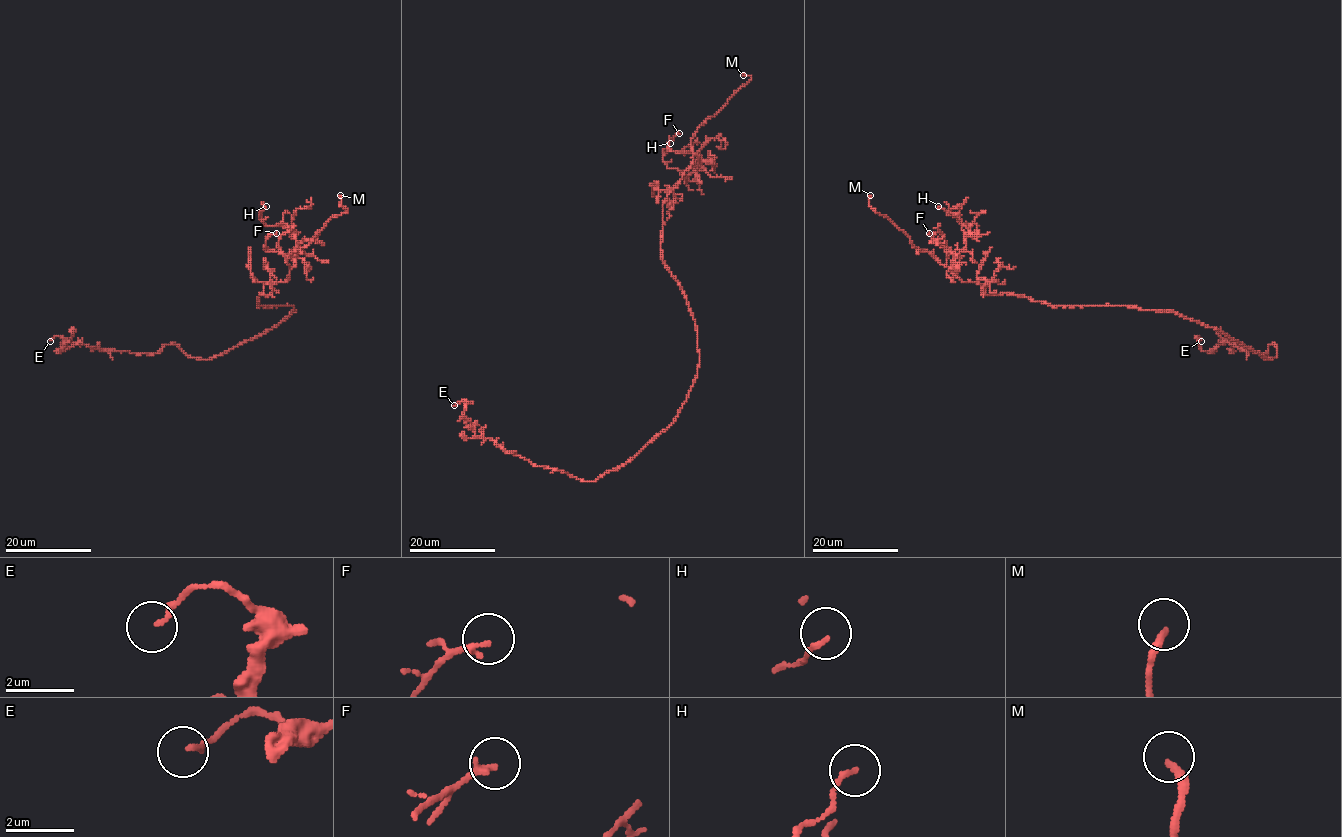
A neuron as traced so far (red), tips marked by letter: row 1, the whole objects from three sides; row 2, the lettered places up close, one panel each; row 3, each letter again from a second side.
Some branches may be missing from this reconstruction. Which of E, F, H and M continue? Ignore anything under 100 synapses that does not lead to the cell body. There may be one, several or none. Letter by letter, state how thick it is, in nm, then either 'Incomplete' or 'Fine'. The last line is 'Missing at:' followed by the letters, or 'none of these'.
E: Thickness 160 nm. Fine
F: Thickness 190 nm. Fine
H: Thickness 130 nm. Fine
M: Thickness 200 nm. Incomplete
Missing at: M

